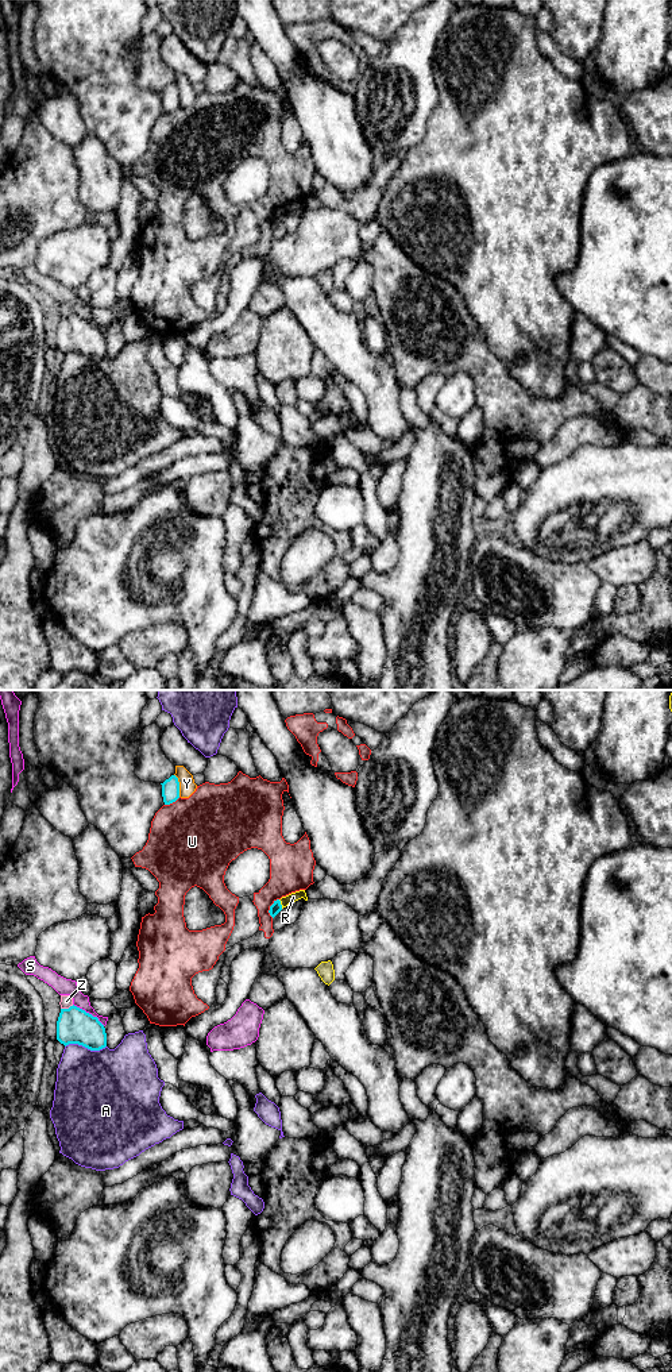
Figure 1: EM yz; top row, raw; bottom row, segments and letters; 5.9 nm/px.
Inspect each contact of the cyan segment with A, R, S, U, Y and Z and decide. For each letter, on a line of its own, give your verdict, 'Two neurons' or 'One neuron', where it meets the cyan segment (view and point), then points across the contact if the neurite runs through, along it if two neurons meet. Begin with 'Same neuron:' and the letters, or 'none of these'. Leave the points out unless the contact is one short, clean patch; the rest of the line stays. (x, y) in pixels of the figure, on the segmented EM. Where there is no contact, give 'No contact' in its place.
Same neuron: none of these
A: Two neurons. Touches cyan at yz (85, 1047)
R: Two neurons. Touches cyan at yz (280, 904). Boundary: yz (278, 900), (282, 908)
S: Two neurons. Touches cyan at yz (88, 1013). Boundary: yz (73, 1004), (95, 1016), (104, 1025)
U: Two neurons. Touches cyan at yz (270, 908)
Y: Two neurons. Touches cyan at yz (178, 785)
Z: Two neurons. Touches cyan at yz (66, 1009)

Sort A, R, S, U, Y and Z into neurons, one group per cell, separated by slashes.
A R / S / U / Y / Z

